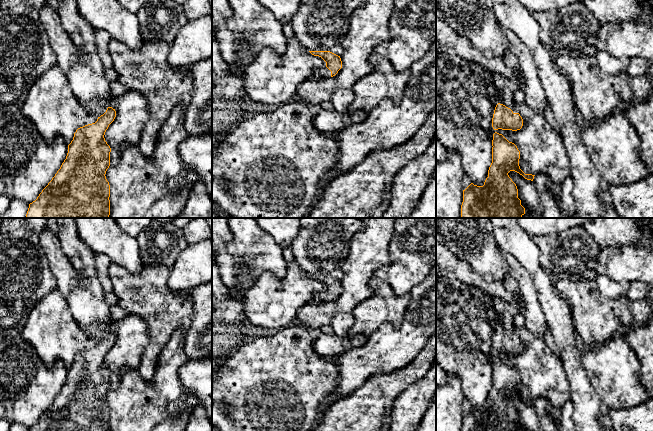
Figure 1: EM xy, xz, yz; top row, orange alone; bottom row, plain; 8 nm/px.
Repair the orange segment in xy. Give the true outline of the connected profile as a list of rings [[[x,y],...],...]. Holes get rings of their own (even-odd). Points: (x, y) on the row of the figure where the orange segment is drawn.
[[[76,0],[57,1],[63,27],[88,55],[87,59],[81,59],[66,73],[70,88],[80,104],[98,119],[76,130],[68,145],[66,159],[37,199],[29,204],[26,218],[109,218],[110,185],[105,174],[110,166],[111,148],[104,135],[116,117],[115,109],[110,106],[113,99],[110,94],[111,82],[105,76],[106,68],[96,52],[93,28],[79,13]]]

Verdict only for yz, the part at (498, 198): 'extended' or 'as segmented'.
as segmented

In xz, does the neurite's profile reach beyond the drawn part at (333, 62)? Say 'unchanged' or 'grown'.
grown

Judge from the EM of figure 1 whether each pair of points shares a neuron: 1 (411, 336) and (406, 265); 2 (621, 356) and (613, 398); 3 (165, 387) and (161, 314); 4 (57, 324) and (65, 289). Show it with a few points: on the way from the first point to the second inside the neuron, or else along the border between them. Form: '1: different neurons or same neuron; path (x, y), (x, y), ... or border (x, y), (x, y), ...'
1: different neurons; border (425, 278), (409, 293)
2: same neuron; path (615, 366), (615, 388)
3: different neurons; border (177, 329), (159, 354), (154, 370)
4: different neurons; border (56, 288), (65, 298)

